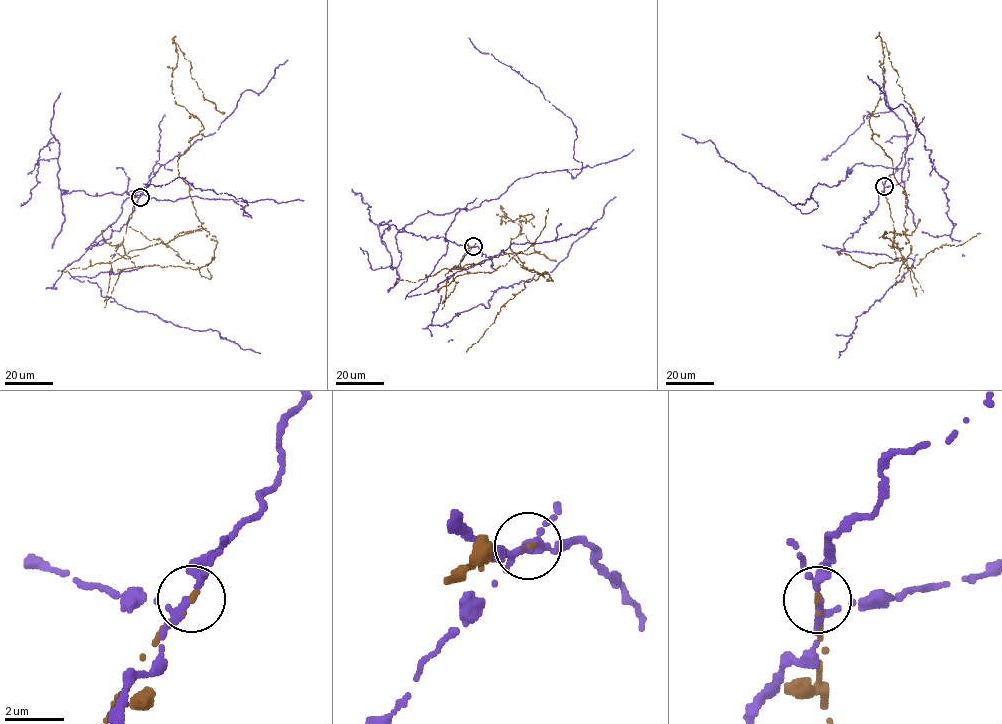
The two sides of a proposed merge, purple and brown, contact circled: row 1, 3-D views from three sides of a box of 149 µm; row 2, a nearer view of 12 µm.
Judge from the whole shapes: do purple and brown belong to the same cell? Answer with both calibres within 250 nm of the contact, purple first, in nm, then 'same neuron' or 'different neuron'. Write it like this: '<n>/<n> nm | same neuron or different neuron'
190/140 nm | different neuron

